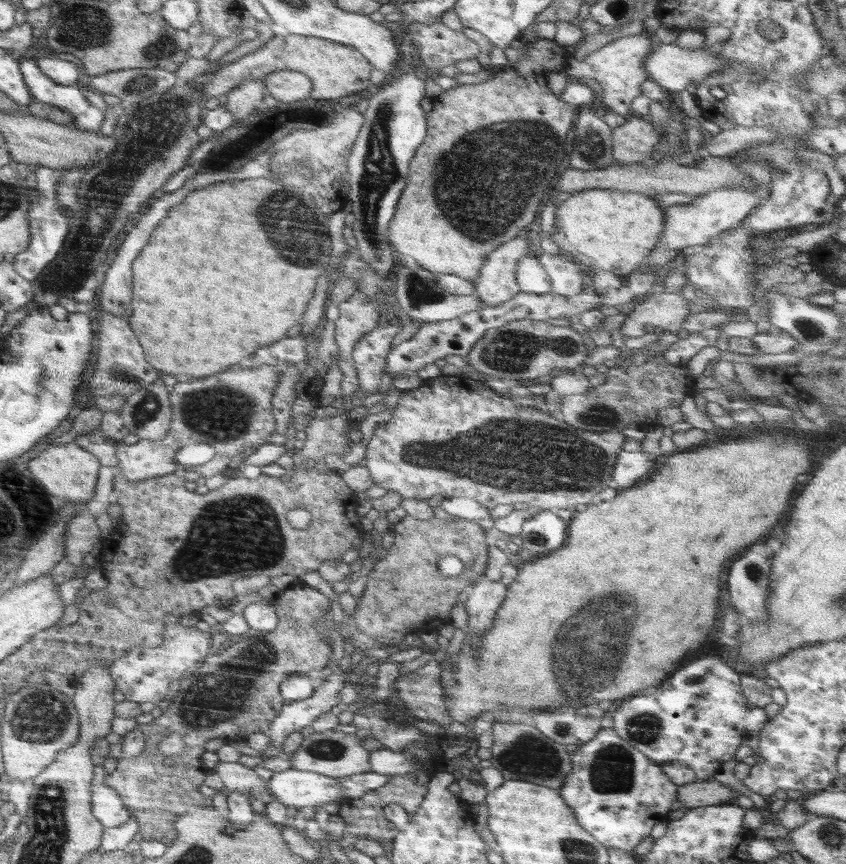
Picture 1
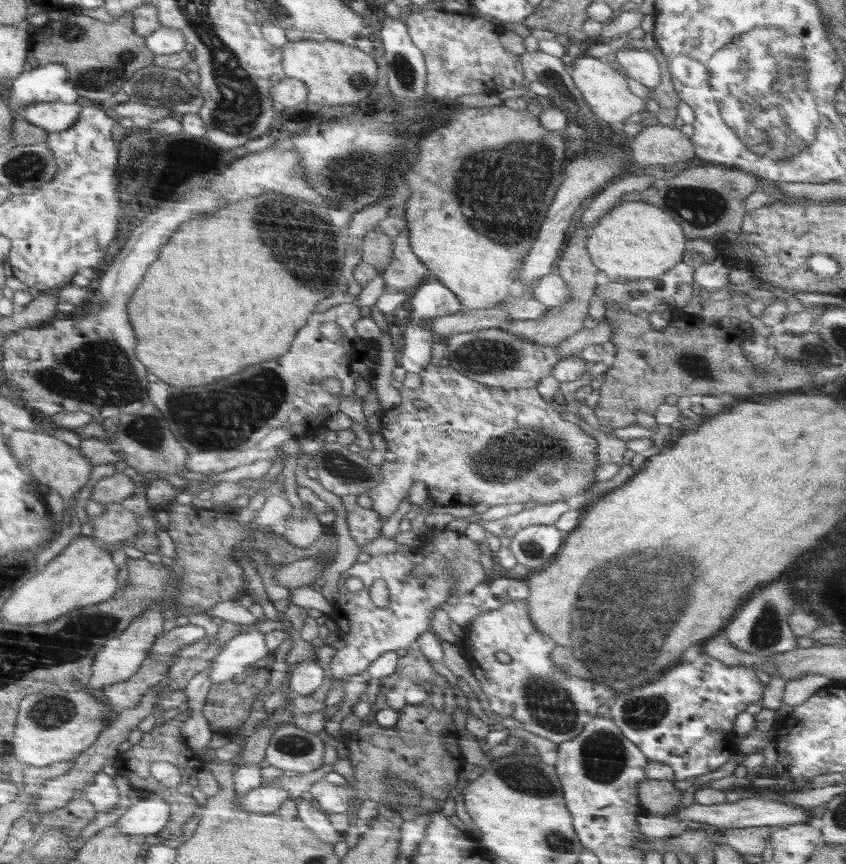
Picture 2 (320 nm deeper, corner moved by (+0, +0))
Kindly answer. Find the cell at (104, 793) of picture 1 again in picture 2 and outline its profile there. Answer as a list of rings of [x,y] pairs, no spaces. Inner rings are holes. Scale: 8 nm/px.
[[[98,771],[92,782],[81,790],[82,794],[93,804],[96,811],[101,813],[112,811],[118,804],[118,788],[114,784],[113,776]]]

